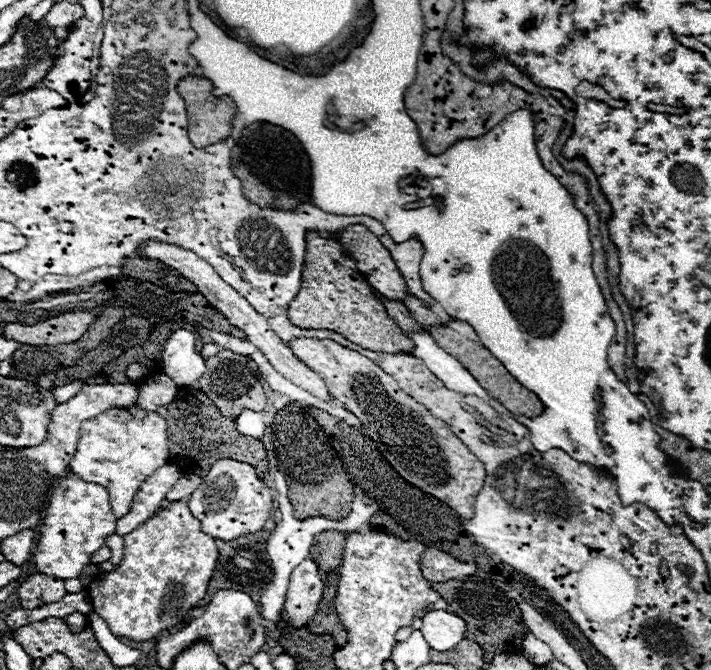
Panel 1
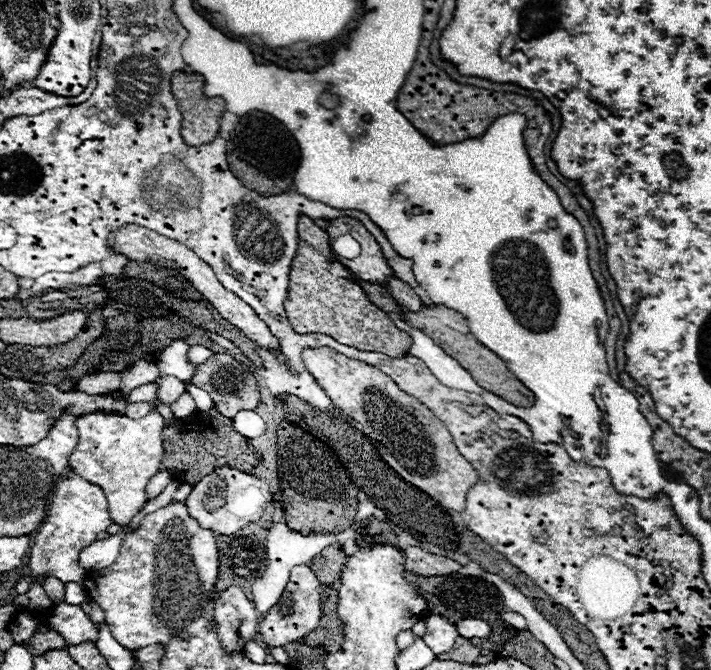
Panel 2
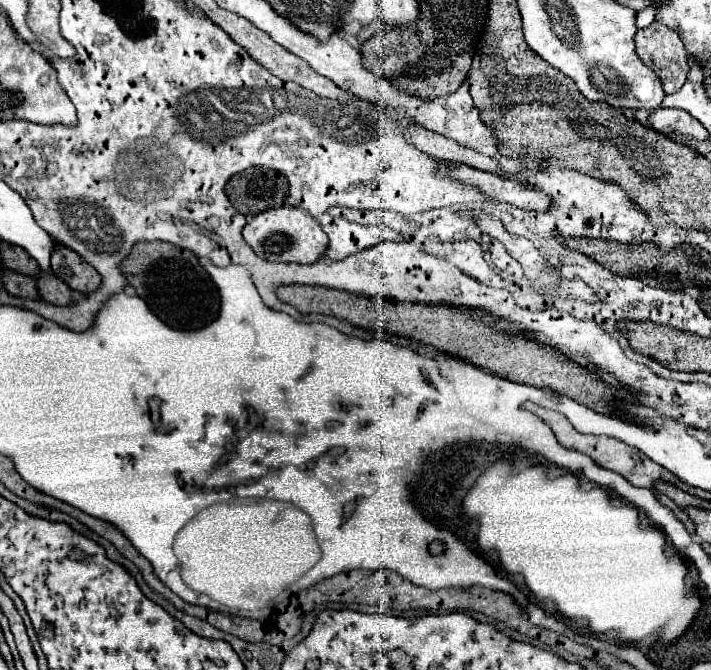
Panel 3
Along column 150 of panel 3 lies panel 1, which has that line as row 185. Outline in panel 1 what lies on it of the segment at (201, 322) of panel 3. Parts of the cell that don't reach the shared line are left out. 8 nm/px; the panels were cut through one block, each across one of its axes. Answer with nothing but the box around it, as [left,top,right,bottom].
[232,122,310,210]

